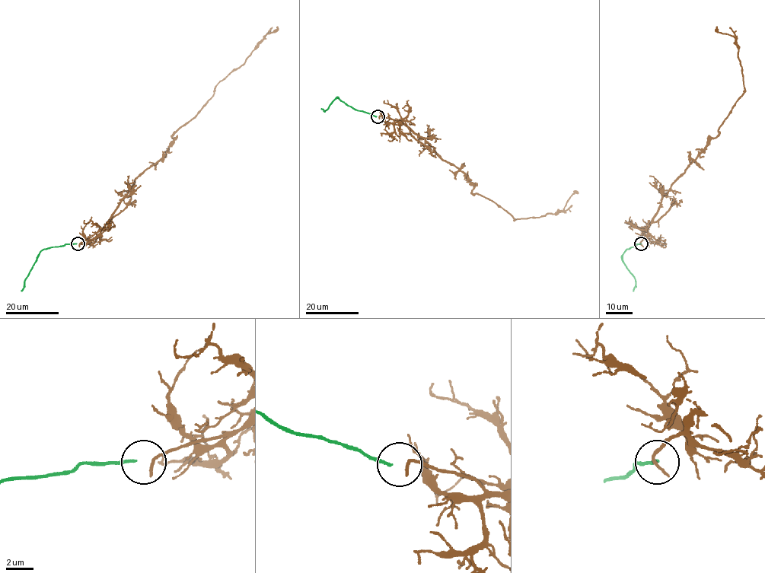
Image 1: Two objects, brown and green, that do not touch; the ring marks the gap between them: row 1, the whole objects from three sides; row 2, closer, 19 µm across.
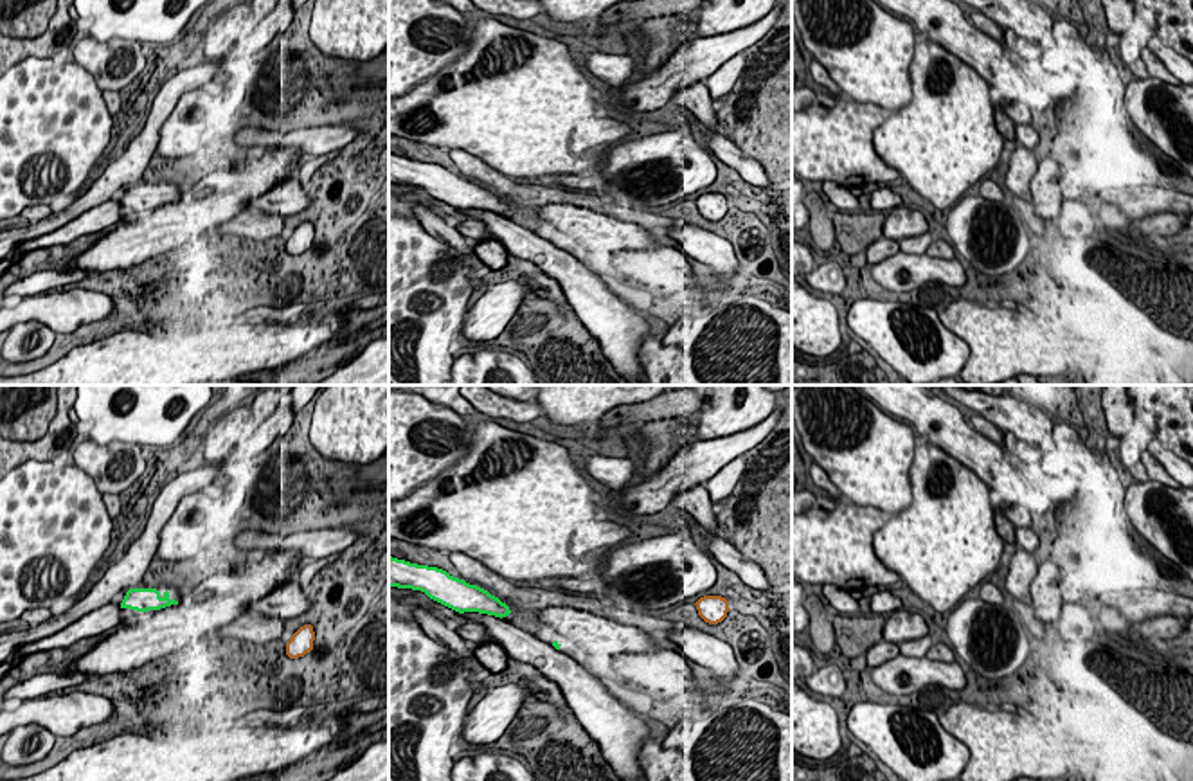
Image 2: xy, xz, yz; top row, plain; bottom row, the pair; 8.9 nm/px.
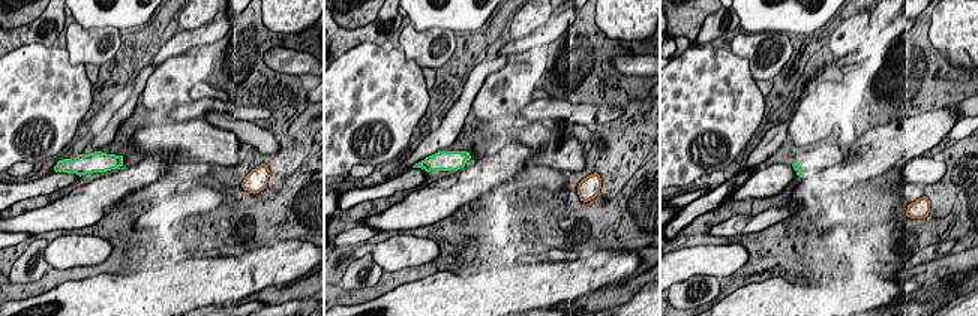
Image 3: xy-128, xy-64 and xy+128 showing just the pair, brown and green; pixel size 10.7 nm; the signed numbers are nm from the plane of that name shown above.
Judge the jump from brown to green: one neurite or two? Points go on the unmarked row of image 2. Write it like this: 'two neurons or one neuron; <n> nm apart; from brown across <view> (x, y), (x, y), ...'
two neurons; 1050 nm apart; from brown across xy (287, 240), (177, 200)

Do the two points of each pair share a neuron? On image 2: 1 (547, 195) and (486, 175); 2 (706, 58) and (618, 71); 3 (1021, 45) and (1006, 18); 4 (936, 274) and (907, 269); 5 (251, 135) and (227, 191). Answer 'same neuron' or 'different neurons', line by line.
1: same neuron
2: different neurons
3: different neurons
4: same neuron
5: different neurons

